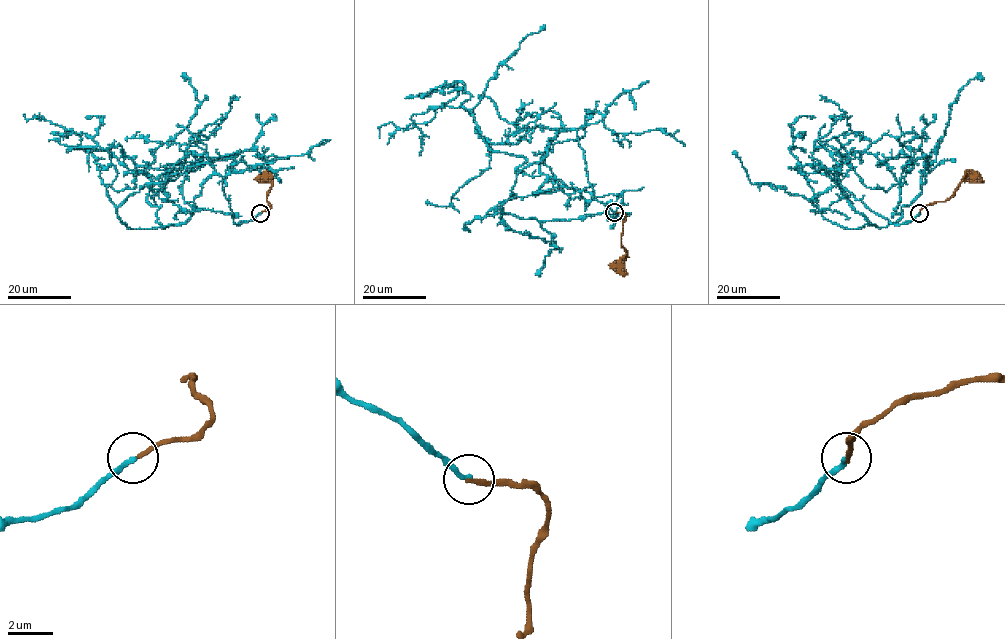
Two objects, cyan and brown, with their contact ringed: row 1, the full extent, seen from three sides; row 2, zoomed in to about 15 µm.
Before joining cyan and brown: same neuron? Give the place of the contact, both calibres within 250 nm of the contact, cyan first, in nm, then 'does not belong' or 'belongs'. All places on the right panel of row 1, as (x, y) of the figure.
at (919, 213); 220 nm thick on the cyan side, 200 nm on the other; belongs

